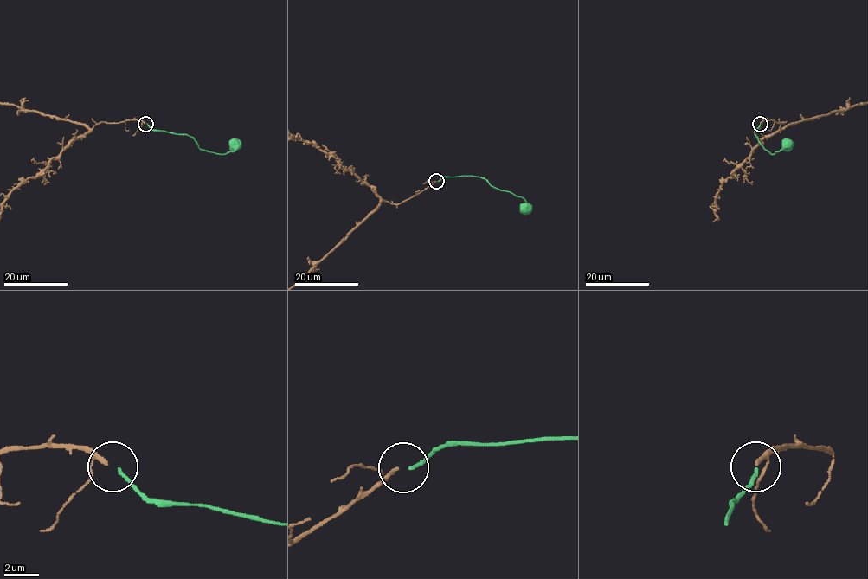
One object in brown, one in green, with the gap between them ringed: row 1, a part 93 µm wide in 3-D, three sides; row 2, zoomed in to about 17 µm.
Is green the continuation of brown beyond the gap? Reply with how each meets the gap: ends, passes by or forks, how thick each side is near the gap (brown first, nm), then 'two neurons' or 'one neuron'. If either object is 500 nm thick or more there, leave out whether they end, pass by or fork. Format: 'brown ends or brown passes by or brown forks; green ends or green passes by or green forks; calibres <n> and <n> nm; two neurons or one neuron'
brown passes by; green ends; calibres 160 and 190 nm; one neuron

